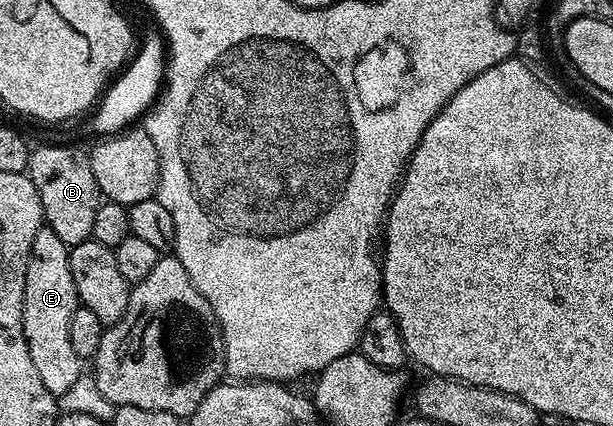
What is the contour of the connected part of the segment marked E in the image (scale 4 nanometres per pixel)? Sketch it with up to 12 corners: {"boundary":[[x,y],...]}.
{"boundary":[[35,231],[23,331],[43,387],[61,398],[83,374],[71,348],[70,246]]}

